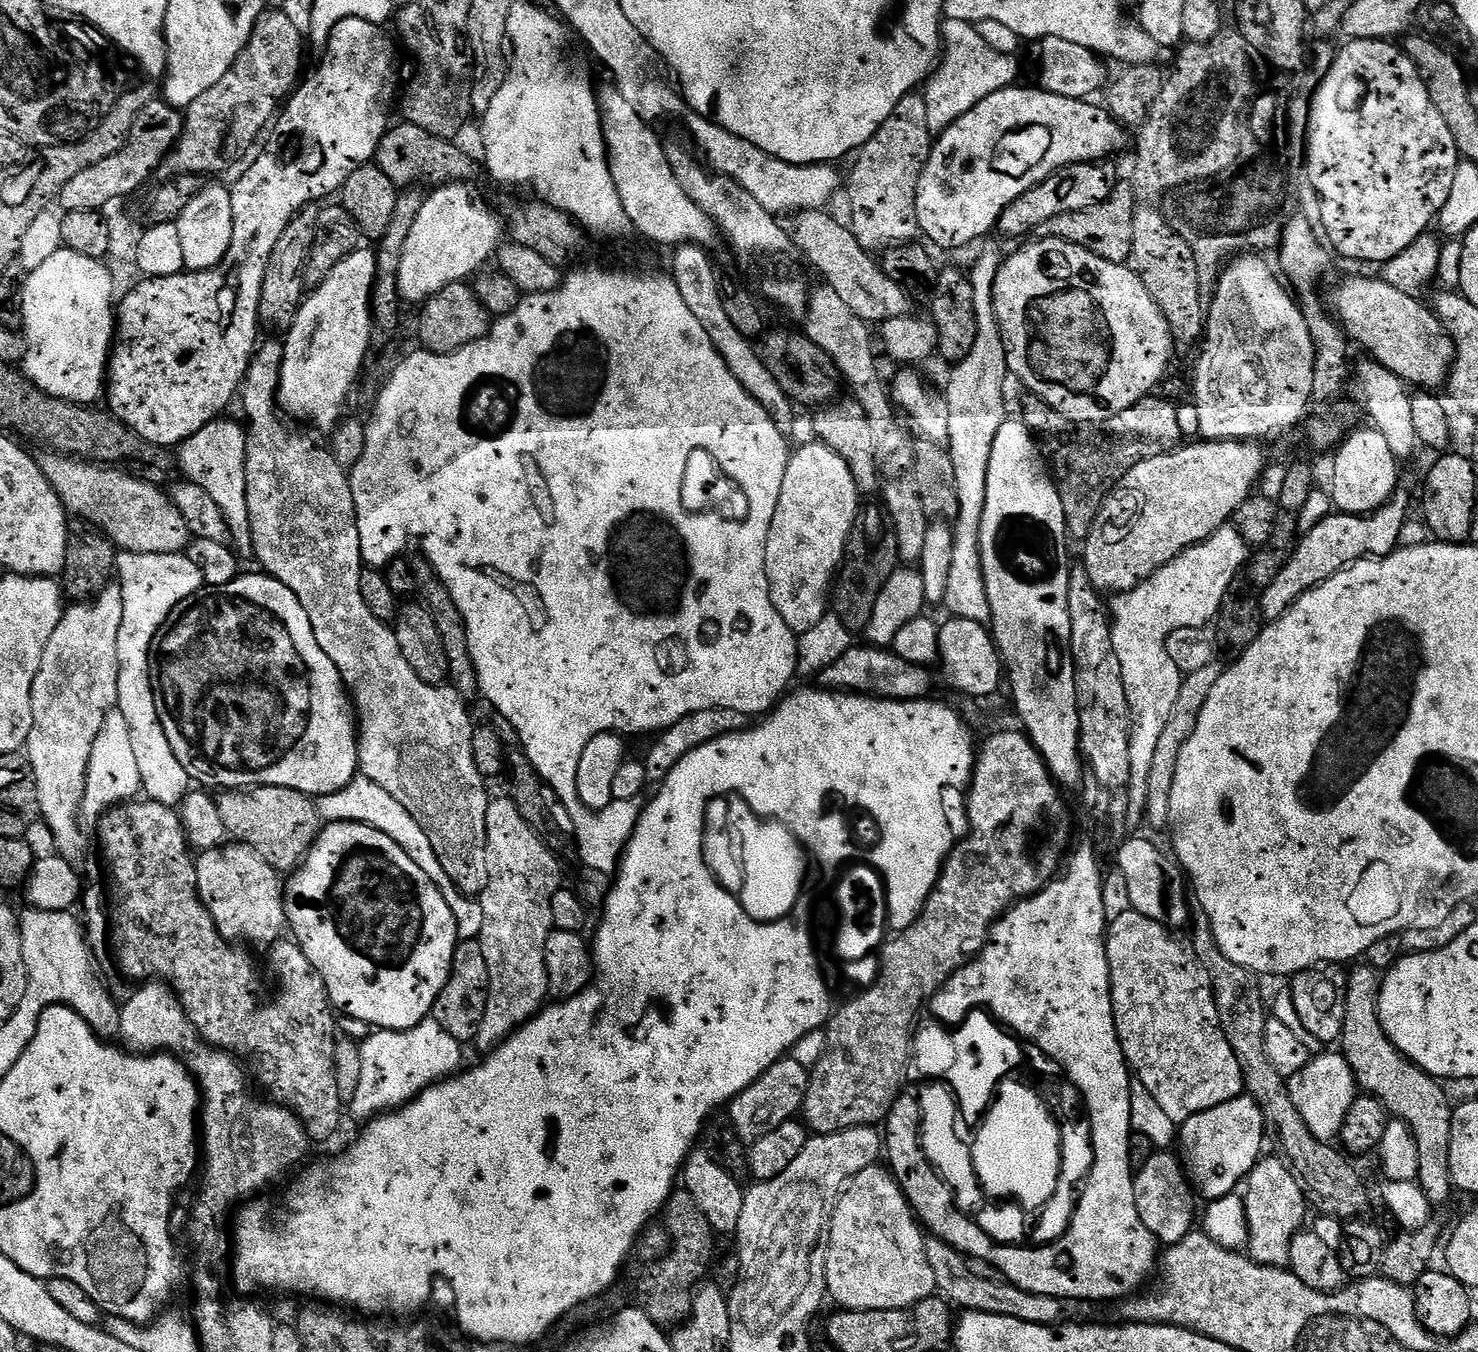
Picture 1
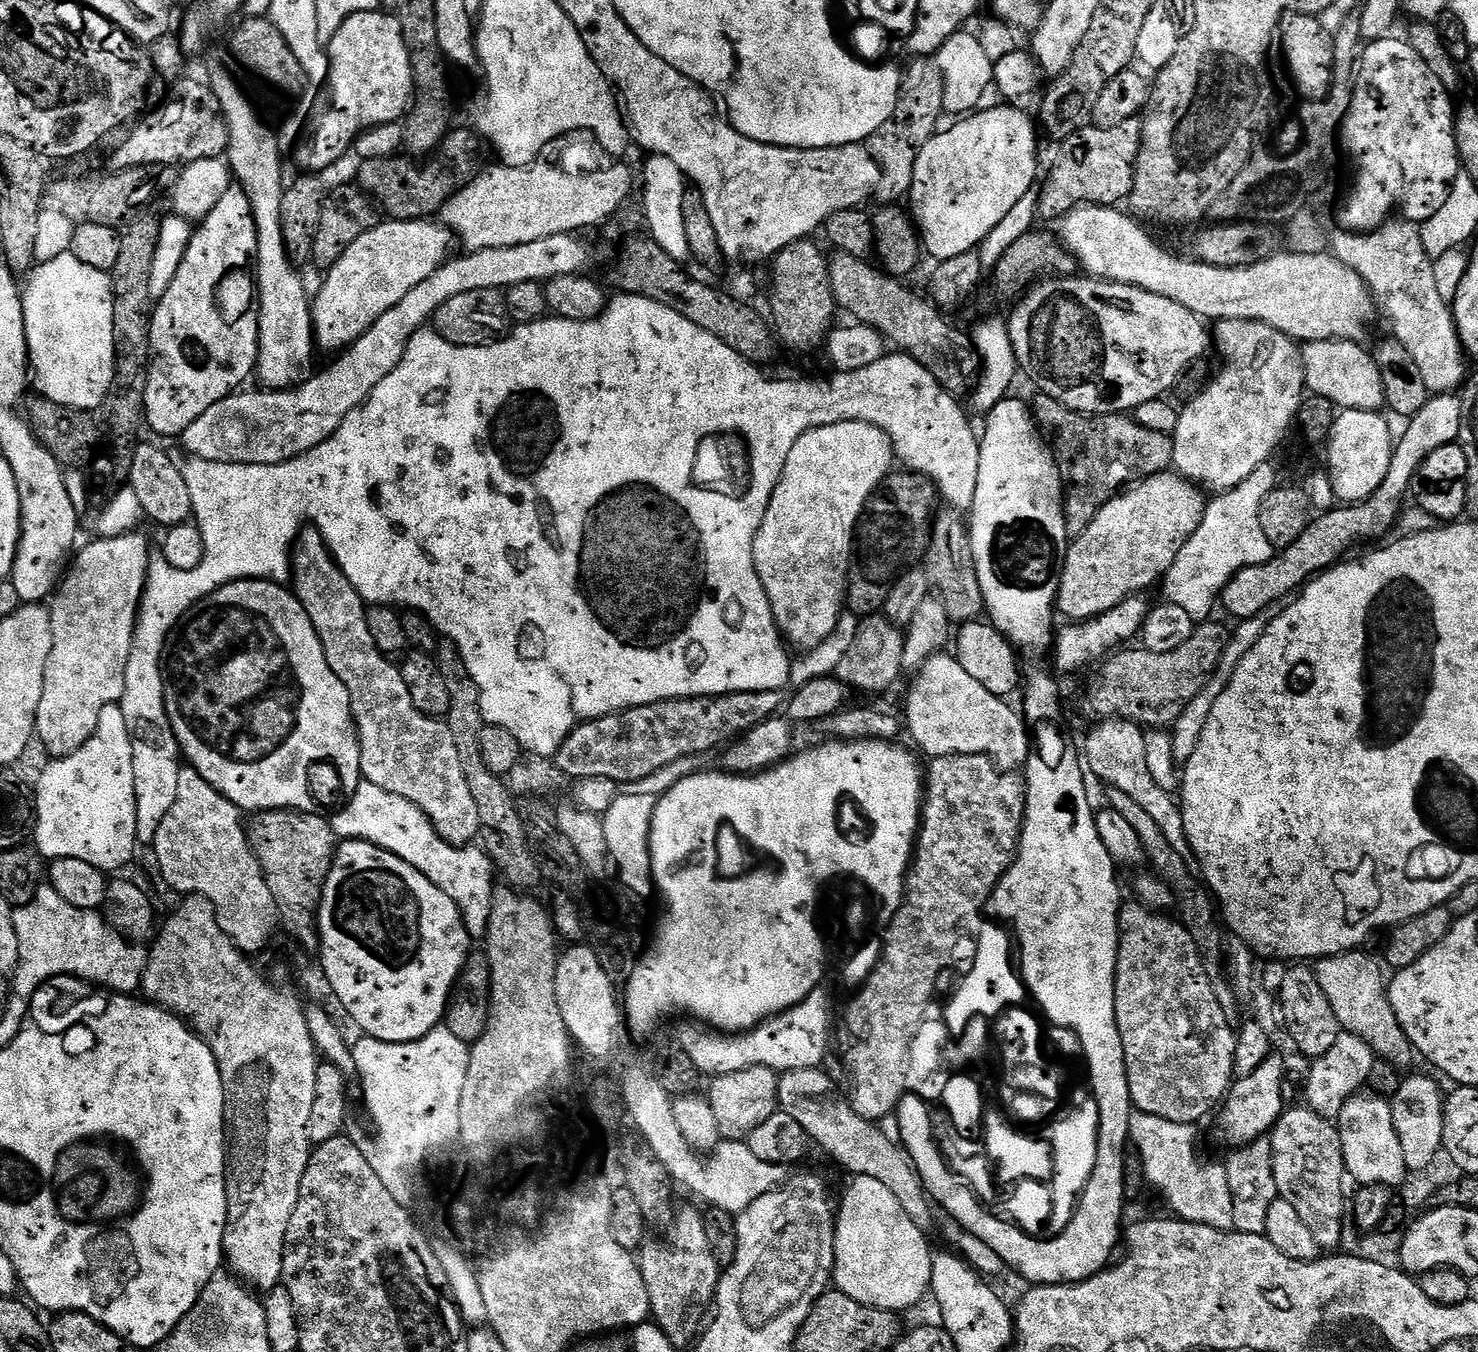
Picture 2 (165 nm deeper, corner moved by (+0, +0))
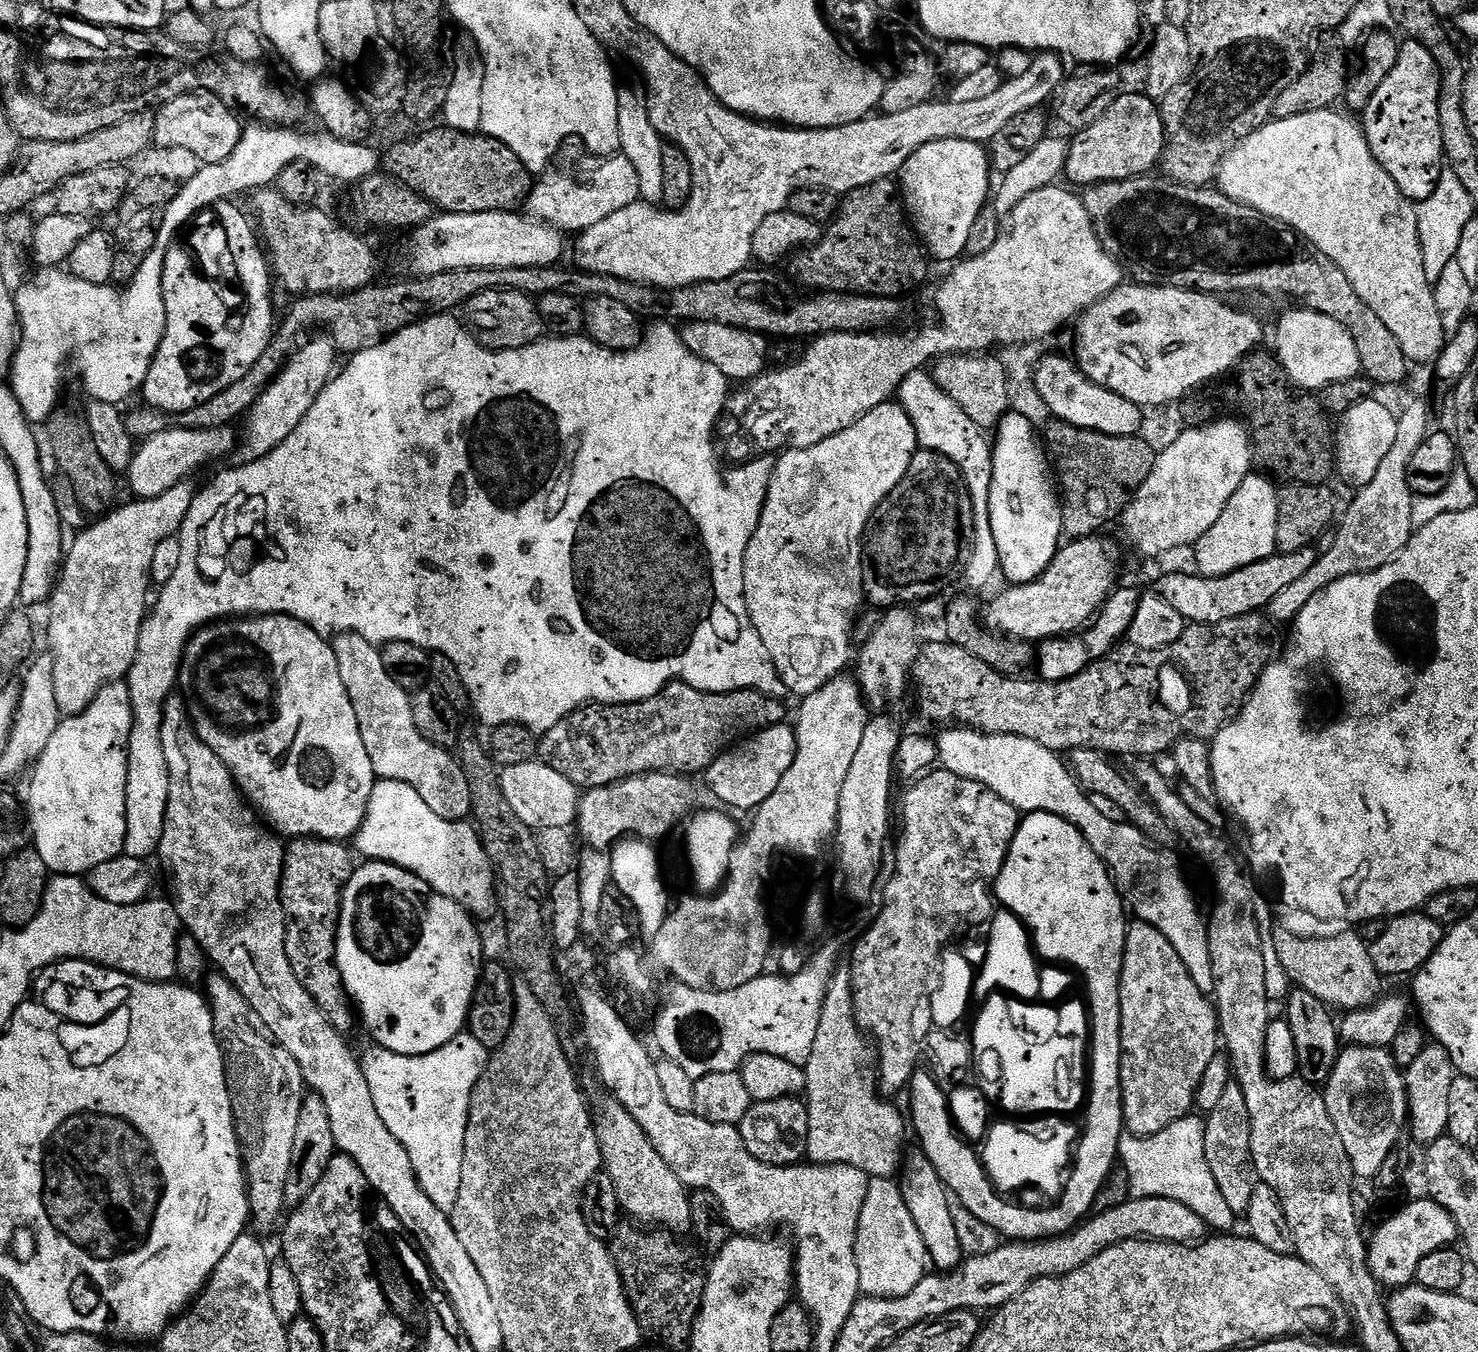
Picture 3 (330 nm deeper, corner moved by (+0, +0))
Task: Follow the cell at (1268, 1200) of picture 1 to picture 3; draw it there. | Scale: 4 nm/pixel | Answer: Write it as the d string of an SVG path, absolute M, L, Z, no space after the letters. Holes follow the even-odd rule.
M1235 1082L1228 1084L1222 1098L1218 1098L1218 1106L1214 1106L1214 1110L1207 1113L1204 1137L1206 1162L1210 1162L1214 1182L1218 1182L1218 1190L1222 1190L1222 1198L1226 1198L1226 1206L1234 1210L1236 1217L1247 1217L1258 1177L1250 1148L1250 1110L1246 1110L1246 1098L1239 1084Z

